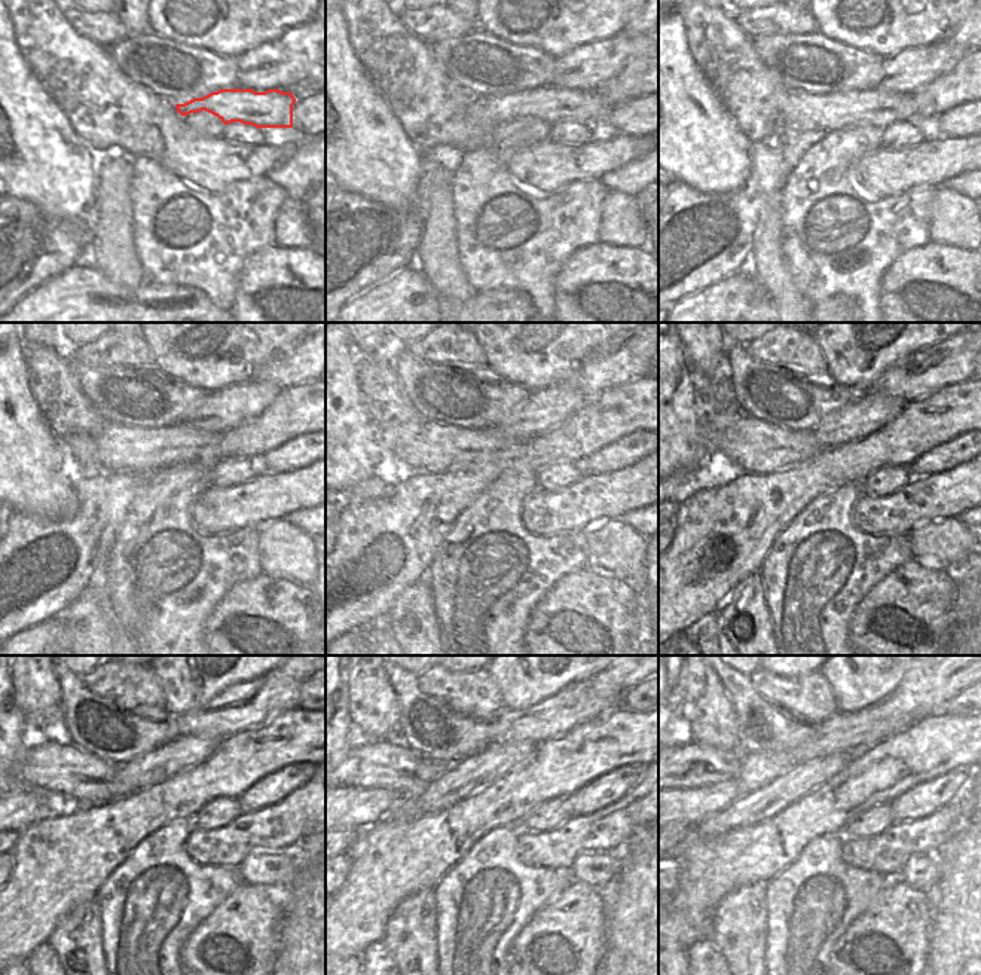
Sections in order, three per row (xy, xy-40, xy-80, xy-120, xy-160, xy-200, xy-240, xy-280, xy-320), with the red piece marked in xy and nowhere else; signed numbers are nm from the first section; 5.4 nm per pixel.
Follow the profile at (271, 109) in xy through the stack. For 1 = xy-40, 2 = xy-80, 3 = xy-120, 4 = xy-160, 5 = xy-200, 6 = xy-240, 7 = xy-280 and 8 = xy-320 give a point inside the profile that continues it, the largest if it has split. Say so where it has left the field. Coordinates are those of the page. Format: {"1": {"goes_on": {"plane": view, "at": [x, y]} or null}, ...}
{"1": {"goes_on": {"plane": "xy-40", "at": [550, 104]}}, "2": {"goes_on": {"plane": "xy-80", "at": [806, 115]}}, "3": {"goes_on": {"plane": "xy-120", "at": [119, 448]}}, "4": {"goes_on": {"plane": "xy-160", "at": [421, 446]}}, "5": {"goes_on": {"plane": "xy-200", "at": [748, 445]}}, "6": {"goes_on": {"plane": "xy-240", "at": [60, 769]}}, "7": {"goes_on": {"plane": "xy-280", "at": [375, 763]}}, "8": {"goes_on": {"plane": "xy-320", "at": [691, 764]}}}

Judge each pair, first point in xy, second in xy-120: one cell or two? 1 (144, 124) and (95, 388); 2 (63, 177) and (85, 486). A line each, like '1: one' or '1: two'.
1: two
2: two

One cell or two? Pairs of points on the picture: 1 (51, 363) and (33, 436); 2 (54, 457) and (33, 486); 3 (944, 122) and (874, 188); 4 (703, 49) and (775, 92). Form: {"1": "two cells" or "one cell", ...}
{"1": "two cells", "2": "one cell", "3": "two cells", "4": "one cell"}

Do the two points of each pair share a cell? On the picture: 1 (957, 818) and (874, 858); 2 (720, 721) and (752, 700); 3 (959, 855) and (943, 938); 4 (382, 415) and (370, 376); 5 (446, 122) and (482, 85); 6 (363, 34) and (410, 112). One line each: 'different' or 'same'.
1: same
2: different
3: same
4: same
5: different
6: same

